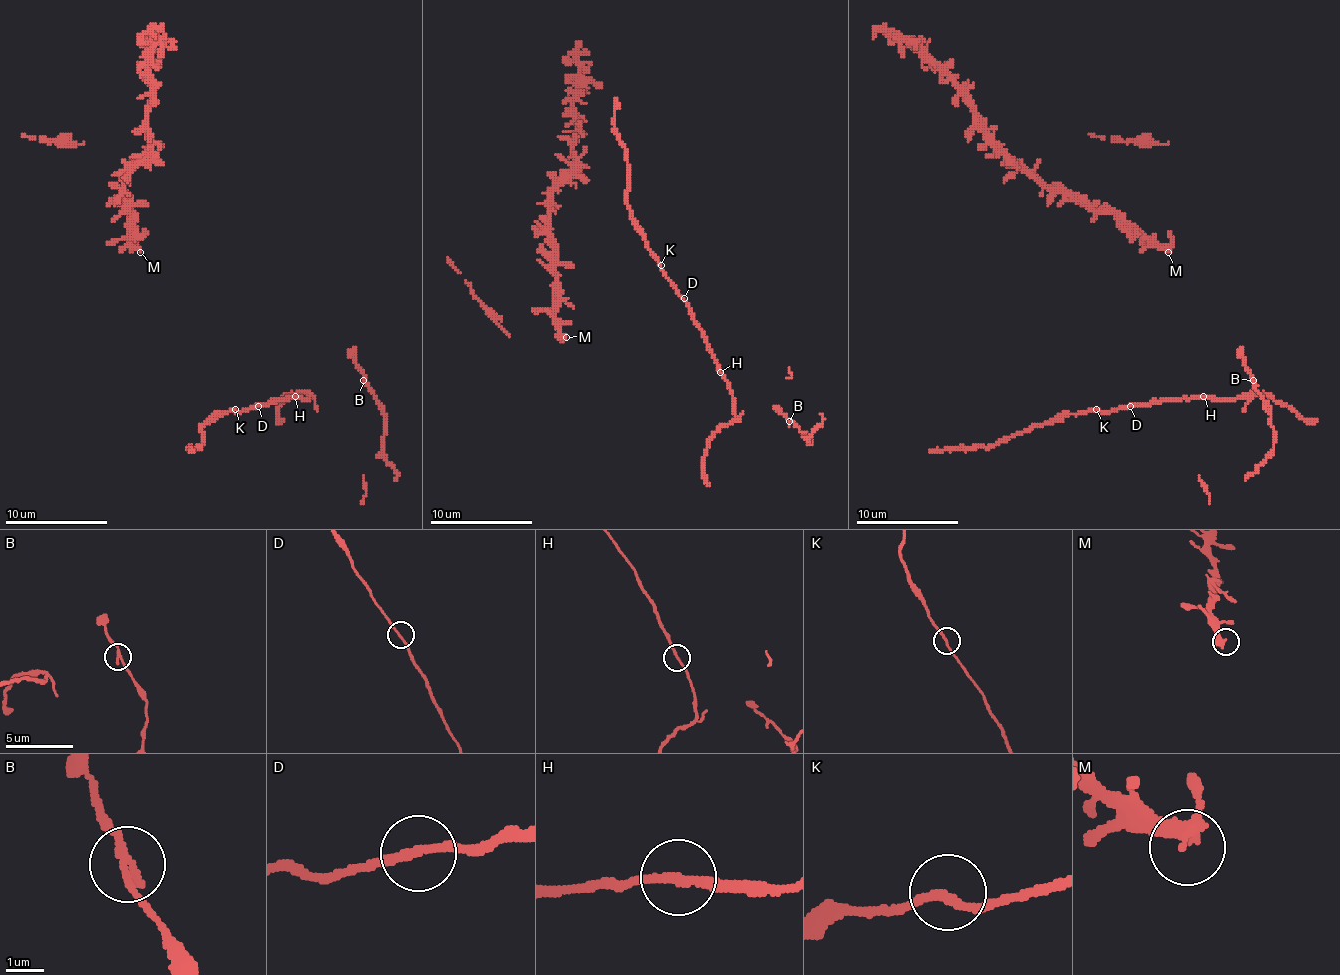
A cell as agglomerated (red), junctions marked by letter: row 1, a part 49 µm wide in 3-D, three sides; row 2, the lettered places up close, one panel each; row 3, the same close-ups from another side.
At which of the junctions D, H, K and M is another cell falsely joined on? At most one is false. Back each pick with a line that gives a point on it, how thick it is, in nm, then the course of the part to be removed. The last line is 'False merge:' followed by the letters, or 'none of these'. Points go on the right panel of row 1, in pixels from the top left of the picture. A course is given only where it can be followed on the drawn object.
H: (1203, 396) | 200 nm
False merge: H

